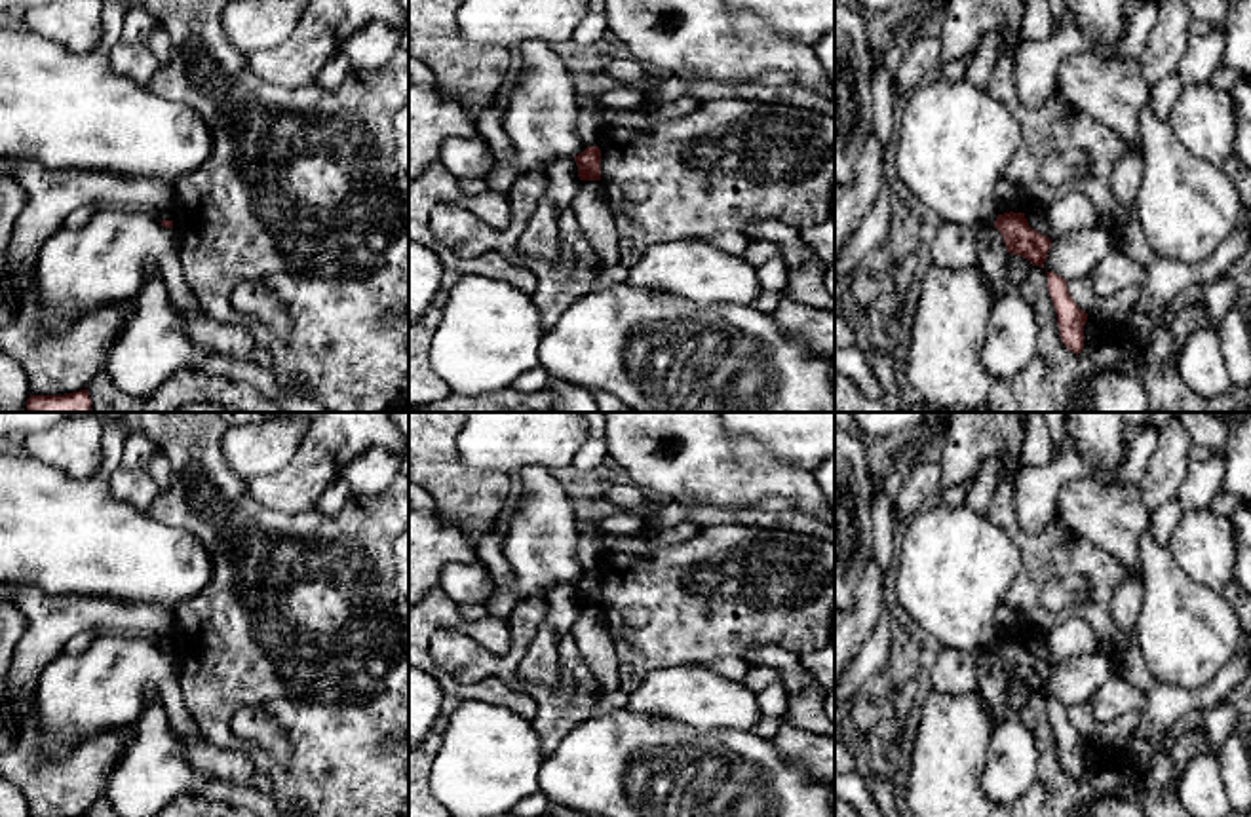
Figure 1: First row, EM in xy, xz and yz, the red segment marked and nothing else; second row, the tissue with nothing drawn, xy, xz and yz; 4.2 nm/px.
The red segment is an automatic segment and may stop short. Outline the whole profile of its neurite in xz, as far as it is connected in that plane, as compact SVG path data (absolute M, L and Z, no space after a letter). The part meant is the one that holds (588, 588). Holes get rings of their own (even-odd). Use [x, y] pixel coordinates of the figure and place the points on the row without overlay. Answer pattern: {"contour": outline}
{"contour": "M587 572L582 580L574 581L580 606L601 606L601 576Z"}

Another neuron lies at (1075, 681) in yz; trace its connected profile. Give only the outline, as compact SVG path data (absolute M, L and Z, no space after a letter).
M1101 652L1051 665L1044 695L1061 701L1065 707L1086 703L1114 674L1114 665L1116 661Z

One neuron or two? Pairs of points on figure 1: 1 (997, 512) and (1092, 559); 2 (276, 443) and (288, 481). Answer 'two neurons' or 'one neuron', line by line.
1: one neuron
2: two neurons

